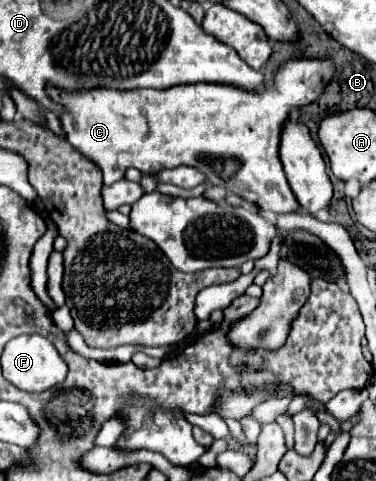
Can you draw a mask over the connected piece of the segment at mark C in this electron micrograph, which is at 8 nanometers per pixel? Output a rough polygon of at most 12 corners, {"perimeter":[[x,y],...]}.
{"perimeter":[[335,77],[61,95],[67,141],[103,171],[199,169],[291,213],[279,139]]}

